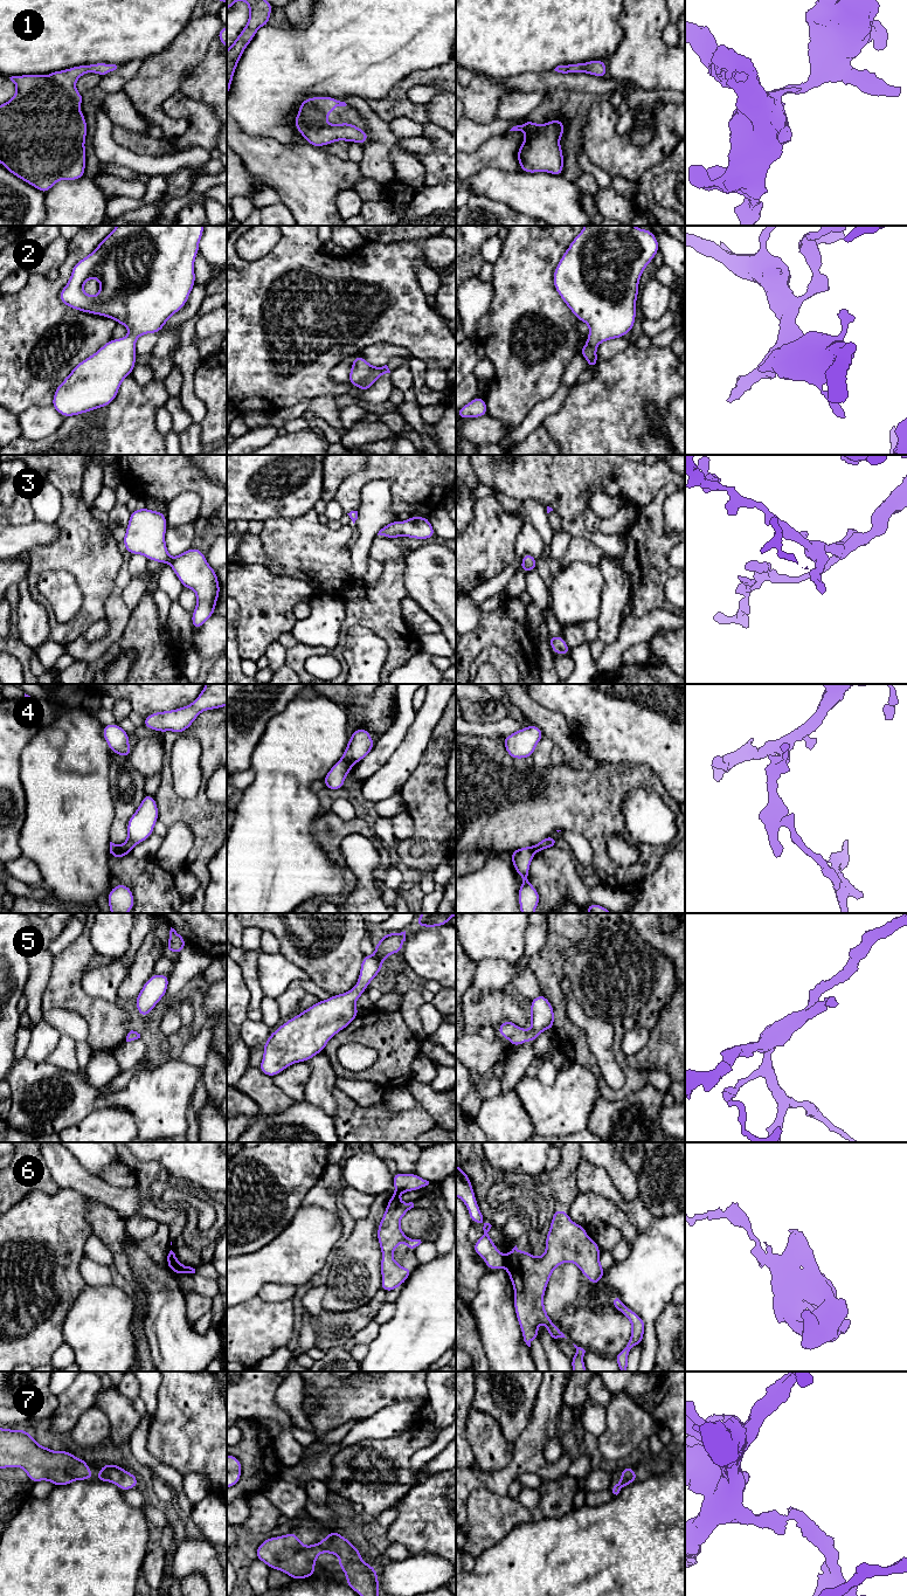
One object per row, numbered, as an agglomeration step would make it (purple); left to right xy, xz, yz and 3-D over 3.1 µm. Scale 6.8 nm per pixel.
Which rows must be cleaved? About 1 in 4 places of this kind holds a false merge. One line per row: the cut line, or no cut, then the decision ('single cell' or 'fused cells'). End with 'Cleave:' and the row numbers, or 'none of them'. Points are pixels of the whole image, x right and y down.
1: no cut; single cell
2: no cut; single cell
3: no cut; single cell
4: cut in xz along (341, 758), (352, 765); fused cells
5: no cut; single cell
6: cut in yz along (504, 1258), (505, 1265); fused cells
7: no cut; single cell
Cleave: 4, 6

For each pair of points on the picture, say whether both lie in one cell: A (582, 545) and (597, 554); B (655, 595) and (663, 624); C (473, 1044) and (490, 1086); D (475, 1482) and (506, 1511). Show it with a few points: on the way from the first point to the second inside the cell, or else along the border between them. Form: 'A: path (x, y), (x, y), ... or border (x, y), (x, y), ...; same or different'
A: path (586, 548), (594, 554); same
B: border (667, 609), (652, 608), (642, 616), (631, 615); different
C: border (475, 1078), (482, 1079); different
D: border (482, 1485), (476, 1487), (468, 1499); different

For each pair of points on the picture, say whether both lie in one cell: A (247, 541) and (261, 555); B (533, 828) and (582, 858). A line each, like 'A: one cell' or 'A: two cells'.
A: one cell
B: two cells

